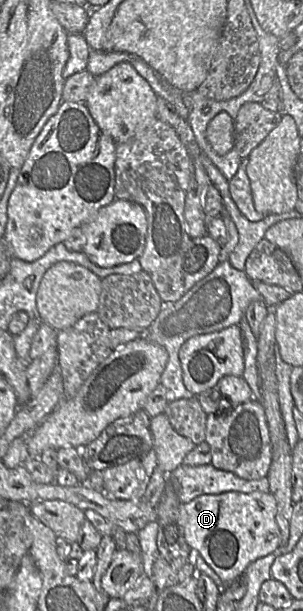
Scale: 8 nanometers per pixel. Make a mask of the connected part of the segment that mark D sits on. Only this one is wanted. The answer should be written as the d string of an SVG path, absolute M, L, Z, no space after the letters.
M270 492L203 494L181 503L179 513L186 542L212 568L224 586L241 576L251 562L280 547L276 500Z

